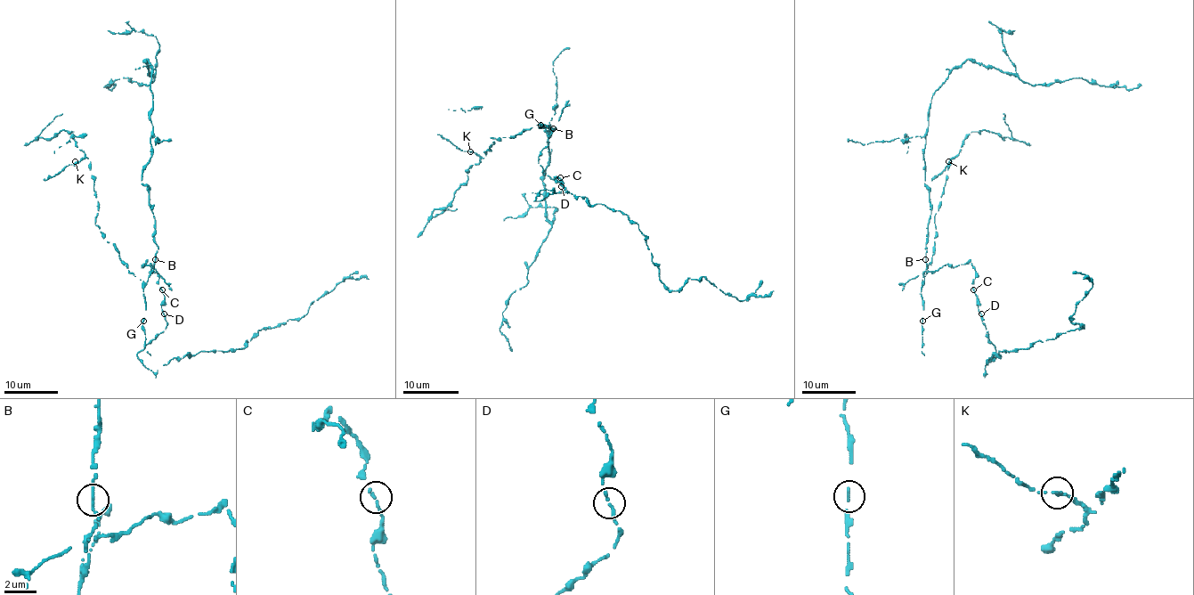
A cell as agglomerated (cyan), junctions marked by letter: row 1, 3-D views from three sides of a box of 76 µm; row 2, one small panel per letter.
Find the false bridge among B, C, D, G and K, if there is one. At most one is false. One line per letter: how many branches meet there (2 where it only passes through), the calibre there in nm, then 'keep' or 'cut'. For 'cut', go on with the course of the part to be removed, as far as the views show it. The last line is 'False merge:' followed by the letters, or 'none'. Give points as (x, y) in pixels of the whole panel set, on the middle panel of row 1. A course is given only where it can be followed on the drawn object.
B: 1 branches meet; 280 nm thick; keep
C: 2 branches meet; 180 nm thick; keep
D: 1 branches meet; 300 nm thick; keep
G: 1 branches meet; 240 nm thick; keep
K: 1 branches meet; 340 nm thick; keep
False merge: none

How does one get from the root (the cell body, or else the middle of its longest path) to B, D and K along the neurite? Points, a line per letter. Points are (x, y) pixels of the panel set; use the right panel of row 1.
B: (959, 264), (954, 267), (944, 264), (927, 273), (925, 259)
D: (959, 264), (970, 260), (975, 270), (972, 289), (981, 313)
K: (959, 264), (925, 271), (922, 281), (935, 248), (935, 215), (941, 201), (948, 166), (954, 158), (948, 161)

